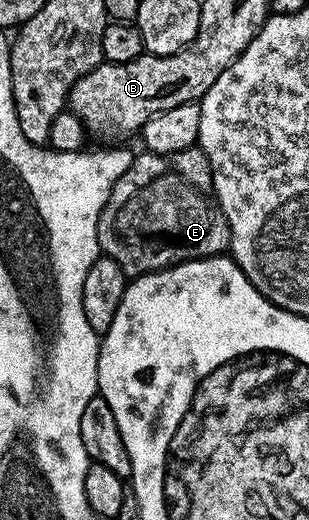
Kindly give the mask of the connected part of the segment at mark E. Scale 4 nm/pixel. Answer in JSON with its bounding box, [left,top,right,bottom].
[96,146,232,278]

